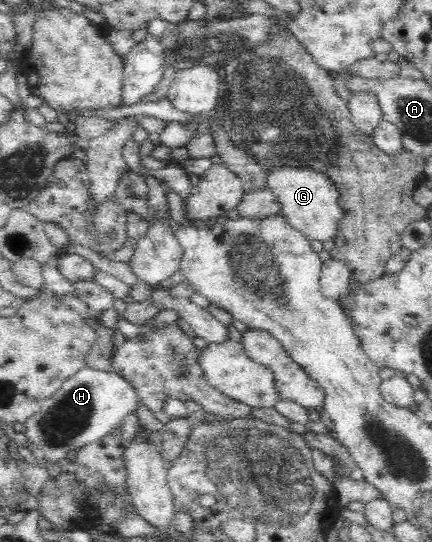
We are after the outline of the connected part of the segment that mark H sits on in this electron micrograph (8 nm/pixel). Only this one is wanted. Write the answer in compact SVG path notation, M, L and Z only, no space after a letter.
M85 365L84 368L65 380L54 396L50 396L43 401L40 412L24 422L23 433L28 436L29 450L38 458L40 466L46 466L48 462L60 464L60 460L73 456L79 448L96 442L96 440L110 434L114 428L119 428L127 415L134 414L137 411L139 402L136 391L120 373L91 369L88 365Z

